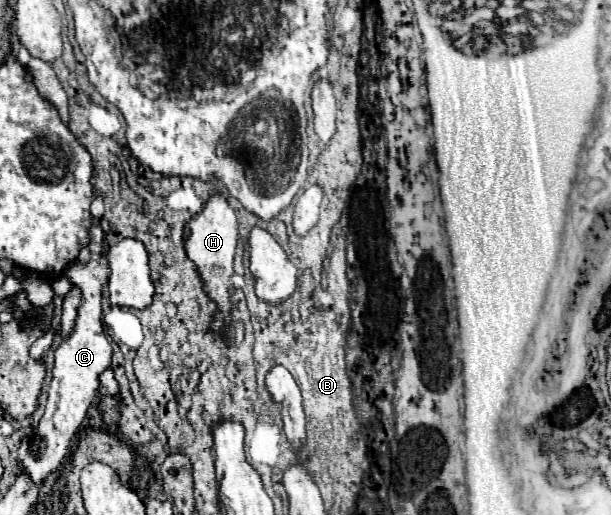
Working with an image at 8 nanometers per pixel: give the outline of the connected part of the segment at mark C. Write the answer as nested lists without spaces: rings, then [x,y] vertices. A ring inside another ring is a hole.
[[[104,256],[100,258],[100,262],[90,260],[86,266],[76,260],[66,270],[66,276],[82,290],[82,304],[78,308],[74,332],[54,352],[54,368],[48,384],[44,416],[40,424],[34,428],[34,432],[22,438],[16,460],[18,462],[16,476],[26,474],[34,484],[42,484],[52,472],[60,468],[62,460],[68,456],[70,440],[80,428],[82,420],[86,418],[86,412],[96,396],[98,376],[110,366],[112,348],[102,328],[102,304],[100,304],[100,288],[102,282],[108,280],[108,274],[110,274],[108,260]]]

